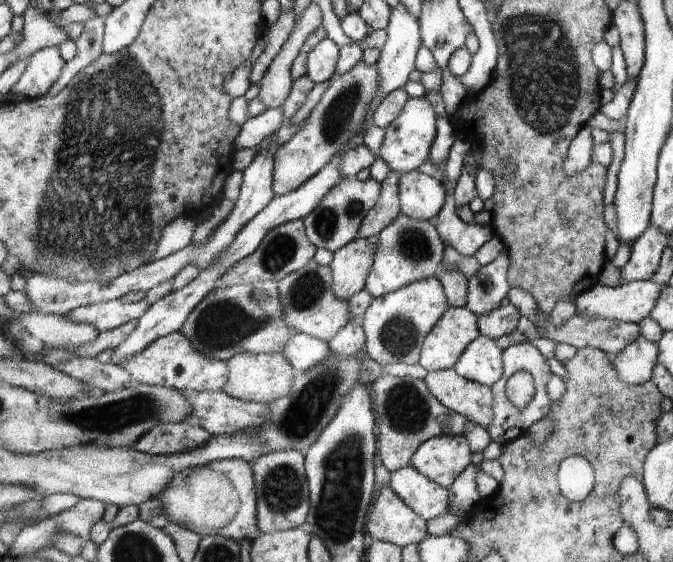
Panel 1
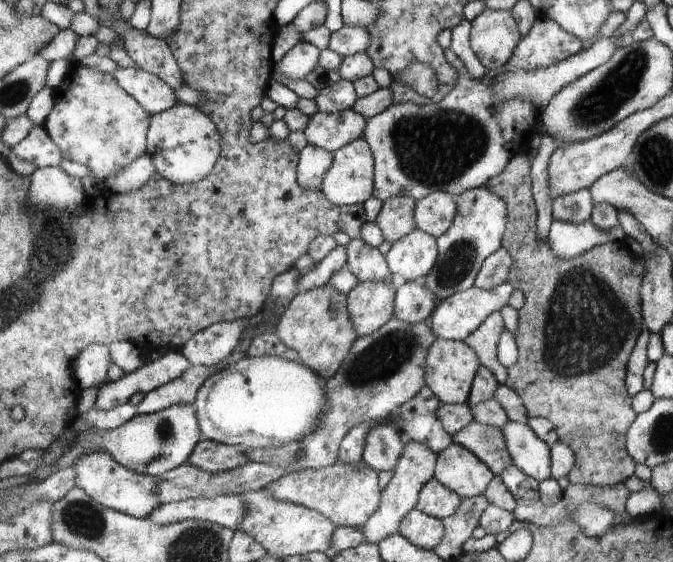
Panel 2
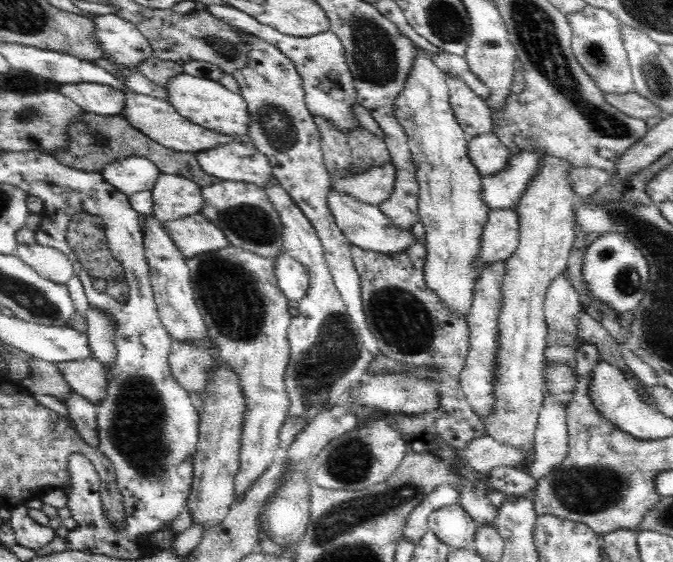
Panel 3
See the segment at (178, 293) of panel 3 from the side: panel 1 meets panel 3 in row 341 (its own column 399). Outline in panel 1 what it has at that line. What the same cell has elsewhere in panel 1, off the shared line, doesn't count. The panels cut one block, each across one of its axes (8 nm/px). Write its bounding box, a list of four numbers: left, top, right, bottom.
[399,169,446,221]

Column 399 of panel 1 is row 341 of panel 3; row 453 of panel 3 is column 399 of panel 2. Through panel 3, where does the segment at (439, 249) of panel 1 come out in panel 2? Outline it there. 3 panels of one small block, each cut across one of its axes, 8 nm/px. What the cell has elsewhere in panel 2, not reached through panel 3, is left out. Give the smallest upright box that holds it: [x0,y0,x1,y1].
[386,228,438,281]

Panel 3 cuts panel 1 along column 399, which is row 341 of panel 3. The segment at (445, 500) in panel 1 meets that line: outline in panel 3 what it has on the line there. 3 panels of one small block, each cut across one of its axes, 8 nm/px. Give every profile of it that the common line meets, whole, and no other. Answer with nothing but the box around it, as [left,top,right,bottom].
[460,261,506,417]

